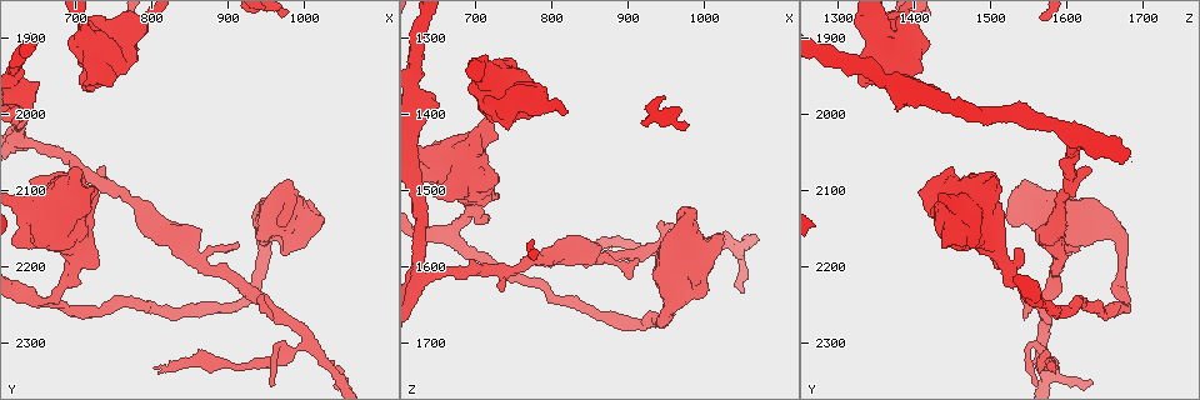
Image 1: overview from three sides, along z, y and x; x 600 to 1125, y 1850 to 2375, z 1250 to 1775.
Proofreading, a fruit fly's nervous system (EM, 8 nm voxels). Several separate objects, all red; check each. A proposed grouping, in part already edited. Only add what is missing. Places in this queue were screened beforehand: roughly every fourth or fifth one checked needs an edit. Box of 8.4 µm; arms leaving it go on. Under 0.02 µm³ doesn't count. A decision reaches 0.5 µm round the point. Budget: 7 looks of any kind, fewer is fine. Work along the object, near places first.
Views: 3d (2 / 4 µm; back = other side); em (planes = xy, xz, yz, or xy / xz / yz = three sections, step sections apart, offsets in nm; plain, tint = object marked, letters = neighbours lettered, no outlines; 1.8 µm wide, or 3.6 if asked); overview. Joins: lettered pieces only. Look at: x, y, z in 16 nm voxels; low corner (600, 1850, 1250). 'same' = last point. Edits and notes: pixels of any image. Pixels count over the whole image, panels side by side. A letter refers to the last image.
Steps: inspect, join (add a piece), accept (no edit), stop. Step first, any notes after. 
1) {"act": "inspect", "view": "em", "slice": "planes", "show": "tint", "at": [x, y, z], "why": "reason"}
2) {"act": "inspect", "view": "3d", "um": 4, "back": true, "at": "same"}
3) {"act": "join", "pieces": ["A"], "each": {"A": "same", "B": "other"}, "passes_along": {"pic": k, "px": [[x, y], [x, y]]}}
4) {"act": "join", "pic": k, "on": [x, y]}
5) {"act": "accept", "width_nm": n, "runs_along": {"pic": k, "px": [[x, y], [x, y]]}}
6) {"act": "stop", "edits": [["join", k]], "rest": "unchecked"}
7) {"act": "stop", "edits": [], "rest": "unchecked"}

{"act": "inspect", "view": "em", "um": 3.6, "slice": "xz", "step": 4, "show": "tint", "at": [1015, 2140, 1575], "why": "abrupt turn"}

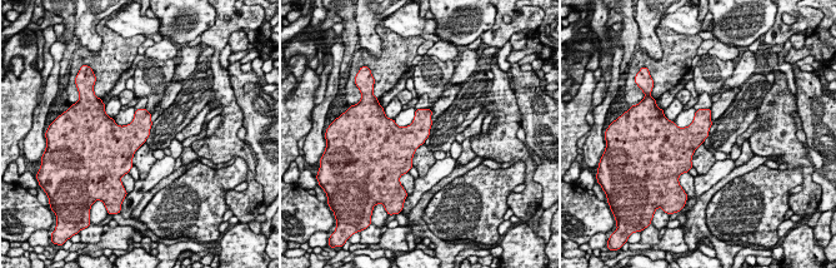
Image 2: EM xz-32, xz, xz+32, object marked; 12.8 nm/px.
{"act": "inspect", "view": "em", "um": 3.6, "slice": "xz", "step": 4, "show": "letters", "at": "same", "why": "what lies round it"}

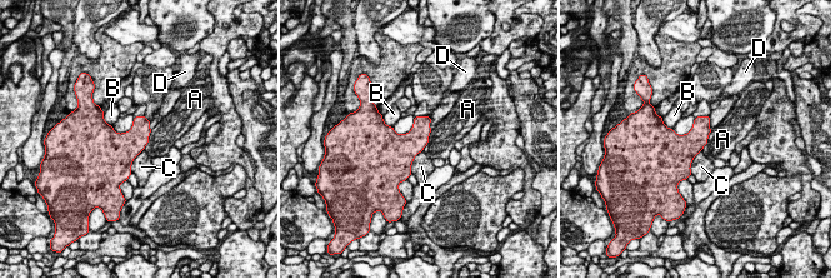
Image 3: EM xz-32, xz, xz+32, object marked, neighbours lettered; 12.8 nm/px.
{"act": "accept", "each": {"A": "other", "B": "other", "C": "other", "D": "other"}, "border": {"pic": 3, "px": [[431, 129], [427, 144], [421, 150]]}, "found": "no lettered piece goes on from it"}

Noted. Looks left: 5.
{"act": "inspect", "view": "3d", "um": 4, "at": [805, 2335, 1585], "why": "free end"}

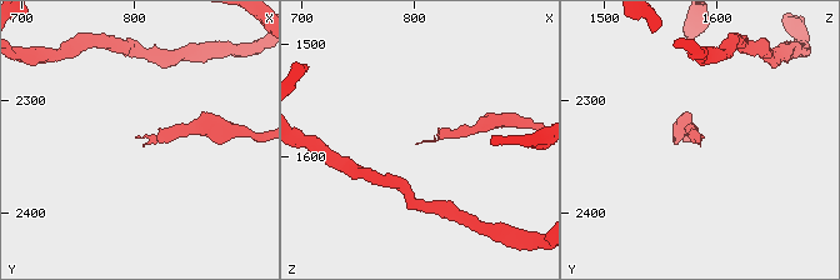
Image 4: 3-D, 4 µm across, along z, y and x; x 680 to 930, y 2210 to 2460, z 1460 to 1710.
{"act": "inspect", "view": "em", "slice": "planes", "show": "letters", "at": [800, 2334, 1590], "why": "now the EM"}

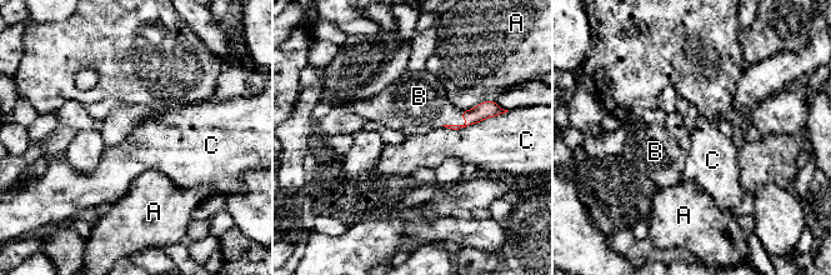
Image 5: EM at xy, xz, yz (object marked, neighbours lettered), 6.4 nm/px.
{"act": "join", "pieces": ["B"], "each": {"A": "other", "B": "same", "C": "other"}, "passes_along": {"pic": 5, "px": [[487, 109], [455, 125], [425, 100]]}, "found": "it goes on there"}

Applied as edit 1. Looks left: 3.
{"act": "stop", "edits": [["join", 5]], "rest": "unchecked"}

